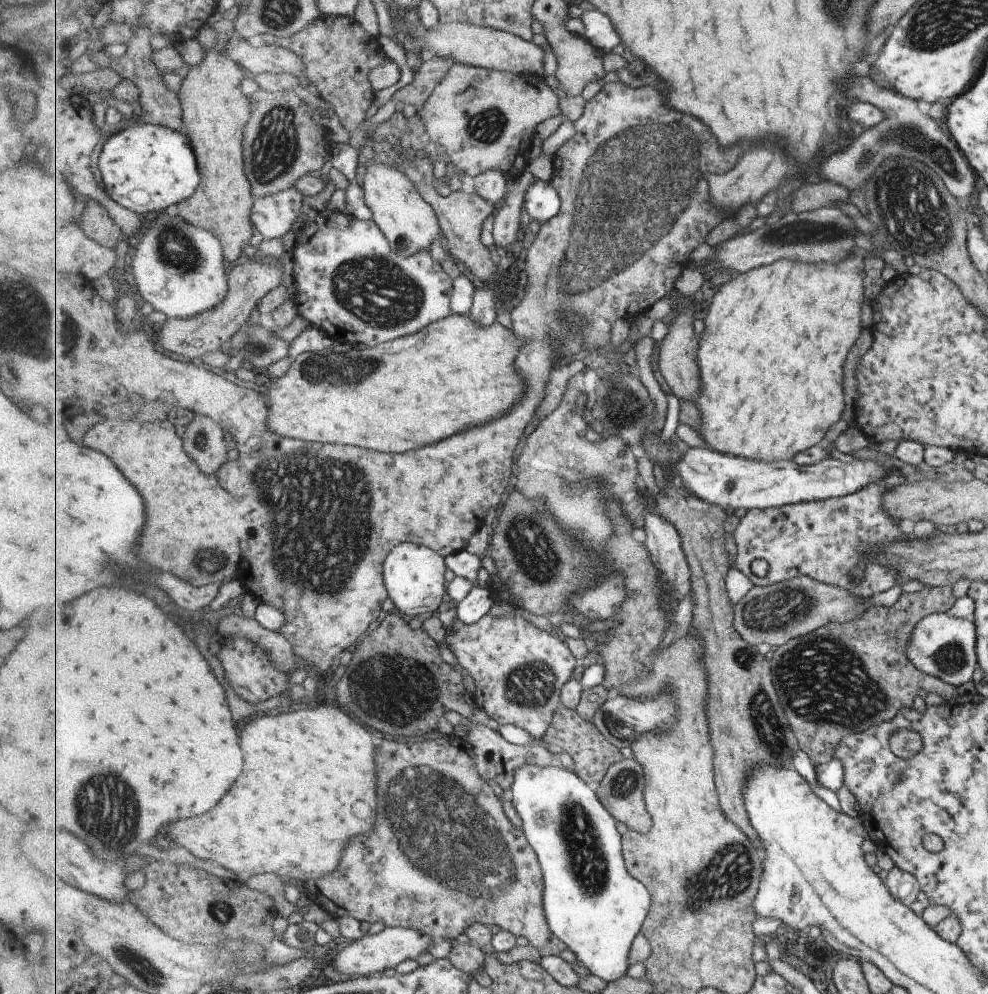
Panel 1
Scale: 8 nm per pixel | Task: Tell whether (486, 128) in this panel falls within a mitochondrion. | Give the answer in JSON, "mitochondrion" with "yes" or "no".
{"mitochondrion":"yes"}

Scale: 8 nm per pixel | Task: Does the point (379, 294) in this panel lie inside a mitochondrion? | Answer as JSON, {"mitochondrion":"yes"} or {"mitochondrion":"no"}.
{"mitochondrion":"yes"}

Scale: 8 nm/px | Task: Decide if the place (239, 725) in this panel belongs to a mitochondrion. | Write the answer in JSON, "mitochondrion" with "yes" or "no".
{"mitochondrion":"no"}

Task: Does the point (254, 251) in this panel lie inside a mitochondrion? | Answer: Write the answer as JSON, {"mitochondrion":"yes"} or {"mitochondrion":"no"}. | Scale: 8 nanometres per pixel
{"mitochondrion":"no"}

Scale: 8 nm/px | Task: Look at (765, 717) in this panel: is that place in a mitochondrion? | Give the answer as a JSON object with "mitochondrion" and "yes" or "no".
{"mitochondrion":"yes"}

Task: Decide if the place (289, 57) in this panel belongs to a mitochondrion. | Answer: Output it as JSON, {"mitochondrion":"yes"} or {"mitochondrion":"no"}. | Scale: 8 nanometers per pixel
{"mitochondrion":"no"}

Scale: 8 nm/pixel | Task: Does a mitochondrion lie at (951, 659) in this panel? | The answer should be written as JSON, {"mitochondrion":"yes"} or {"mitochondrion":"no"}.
{"mitochondrion":"yes"}

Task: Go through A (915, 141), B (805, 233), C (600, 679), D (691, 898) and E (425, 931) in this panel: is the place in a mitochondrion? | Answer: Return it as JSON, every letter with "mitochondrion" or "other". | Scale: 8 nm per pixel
{"A":"mitochondrion","B":"mitochondrion","C":"other","D":"mitochondrion","E":"other"}

